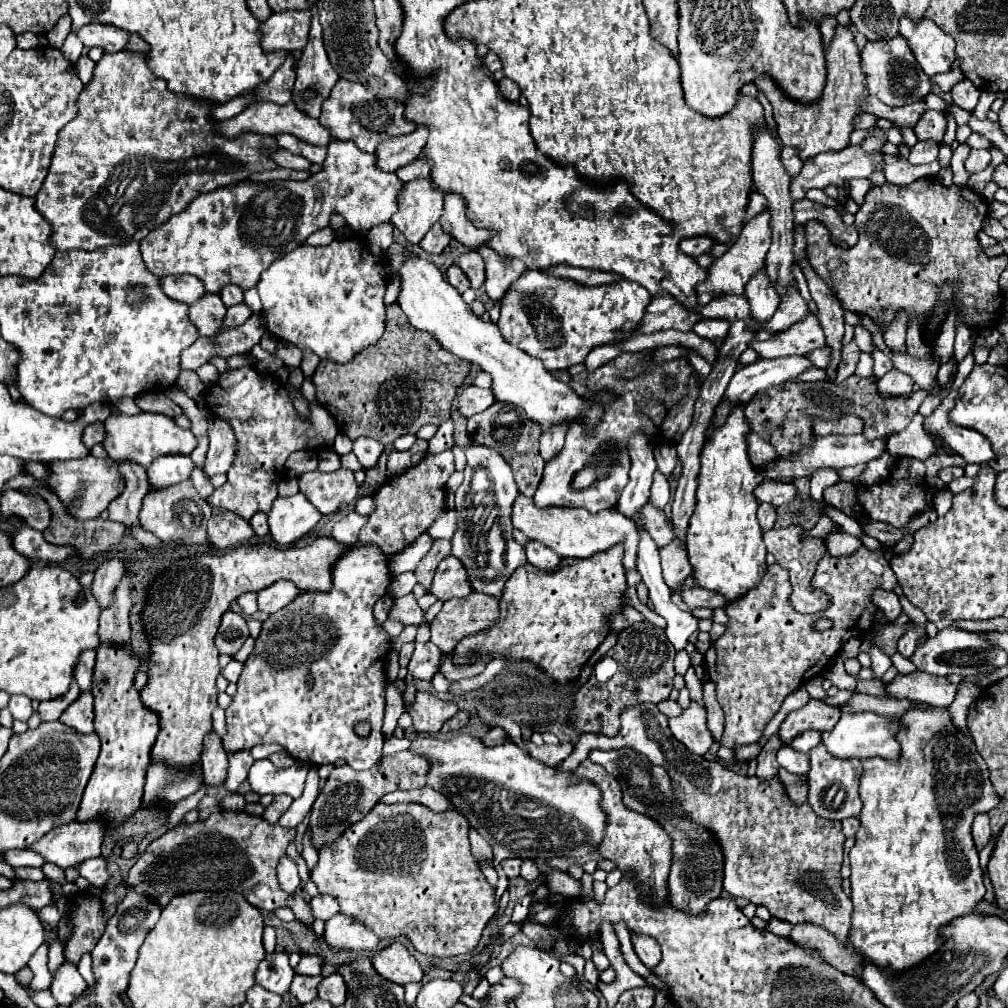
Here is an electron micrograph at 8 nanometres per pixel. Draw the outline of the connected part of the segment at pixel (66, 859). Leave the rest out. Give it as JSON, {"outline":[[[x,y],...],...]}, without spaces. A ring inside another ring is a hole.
{"outline":[[[103,820],[71,822],[63,828],[53,828],[43,840],[37,840],[37,844],[31,844],[27,850],[41,854],[47,862],[65,870],[87,858],[101,856],[99,848],[105,832],[107,826]]]}

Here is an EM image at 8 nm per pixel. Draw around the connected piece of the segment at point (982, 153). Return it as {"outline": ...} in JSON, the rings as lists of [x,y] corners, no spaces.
{"outline":[[[971,150],[969,158],[965,160],[965,168],[967,168],[969,174],[975,174],[975,172],[985,170],[989,162],[991,162],[989,150]]]}

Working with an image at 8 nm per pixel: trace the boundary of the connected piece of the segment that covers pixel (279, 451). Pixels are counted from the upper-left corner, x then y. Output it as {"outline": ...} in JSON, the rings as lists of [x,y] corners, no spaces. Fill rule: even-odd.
{"outline":[[[251,366],[223,372],[219,380],[207,388],[205,404],[213,416],[231,424],[237,438],[237,452],[227,472],[227,482],[213,490],[207,504],[211,508],[231,510],[243,520],[251,520],[257,512],[269,514],[271,504],[277,498],[277,484],[283,478],[283,464],[291,452],[327,448],[339,434],[339,426],[331,412],[311,404],[311,422],[301,420],[291,404],[285,384],[275,380],[273,374],[259,372]]]}

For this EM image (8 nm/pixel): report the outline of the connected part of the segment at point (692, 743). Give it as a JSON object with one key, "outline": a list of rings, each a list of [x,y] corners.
{"outline":[[[691,702],[691,706],[677,718],[669,718],[669,728],[673,736],[685,744],[687,750],[693,754],[703,756],[708,752],[714,740],[712,734],[707,728],[707,714],[705,708]]]}

